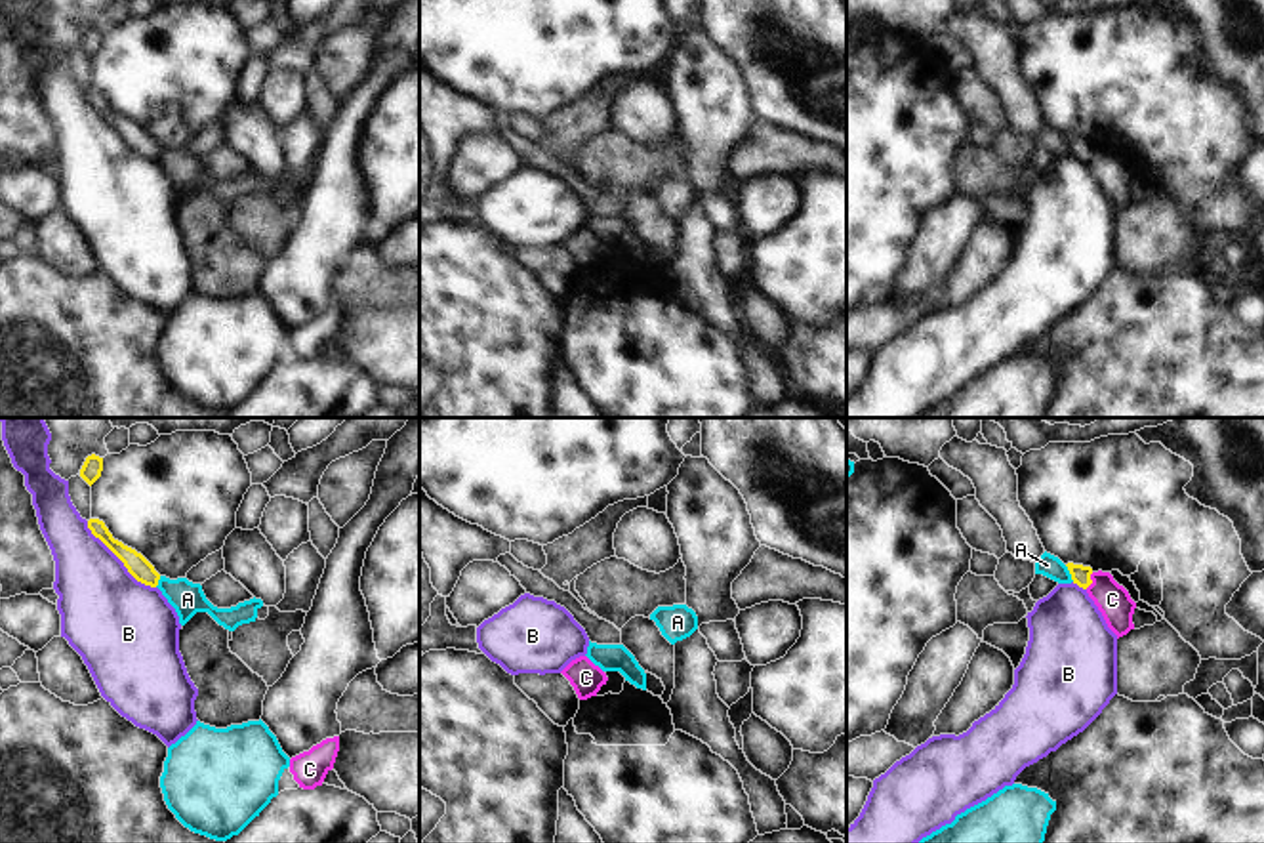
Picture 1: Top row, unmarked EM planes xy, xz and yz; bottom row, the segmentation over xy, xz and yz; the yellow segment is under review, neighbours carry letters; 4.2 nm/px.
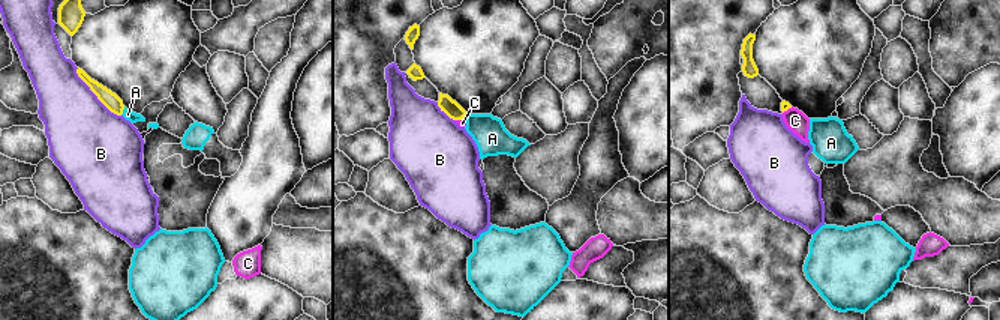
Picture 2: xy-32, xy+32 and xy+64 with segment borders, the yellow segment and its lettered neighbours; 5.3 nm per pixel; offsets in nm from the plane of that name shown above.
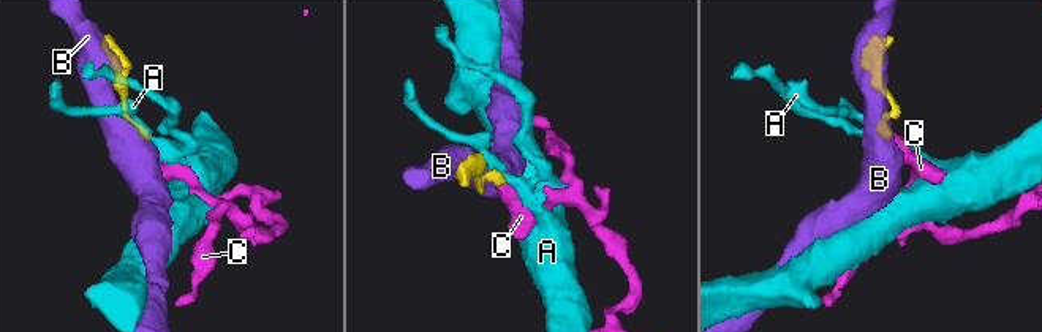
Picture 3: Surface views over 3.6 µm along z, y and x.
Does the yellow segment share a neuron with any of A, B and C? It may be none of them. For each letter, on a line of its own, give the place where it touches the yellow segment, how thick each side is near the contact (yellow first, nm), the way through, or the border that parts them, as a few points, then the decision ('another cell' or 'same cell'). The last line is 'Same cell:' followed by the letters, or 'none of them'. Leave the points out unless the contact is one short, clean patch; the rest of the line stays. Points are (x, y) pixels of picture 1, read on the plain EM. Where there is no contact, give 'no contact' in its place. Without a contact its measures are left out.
A: contact yz (1070, 145); calibres 80 and 90 nm; border yz (1064, 138), (1074, 153); another cell
B: contact xy (119, 130); calibres 90 and 380 nm; another cell
C: contact yz (1091, 153); calibres 80 and 140 nm; way yz (1080, 147), (1091, 153), (1112, 172); same cell
Same cell: C

